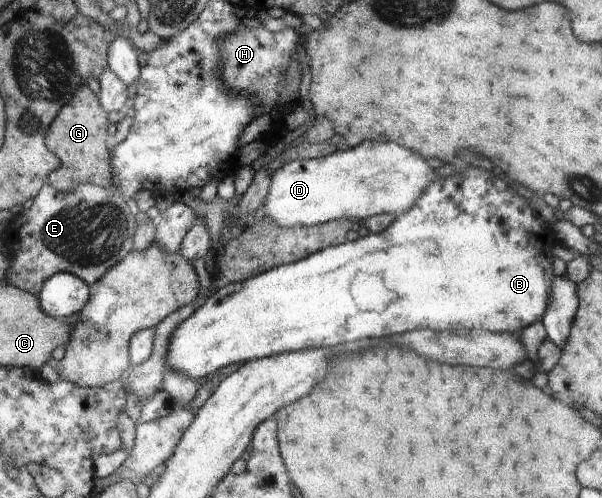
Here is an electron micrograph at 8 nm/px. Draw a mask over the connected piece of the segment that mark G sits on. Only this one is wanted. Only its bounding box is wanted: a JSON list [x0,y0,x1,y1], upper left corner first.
[48,85,114,192]

